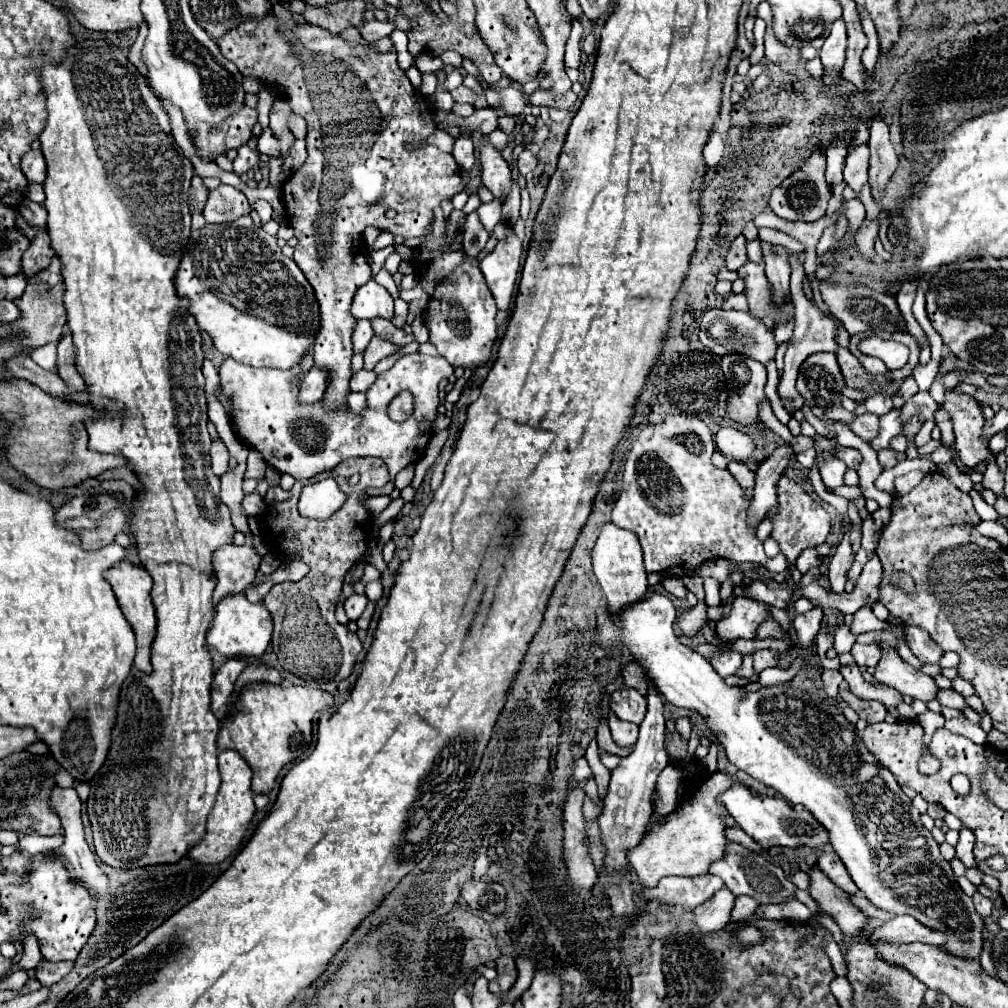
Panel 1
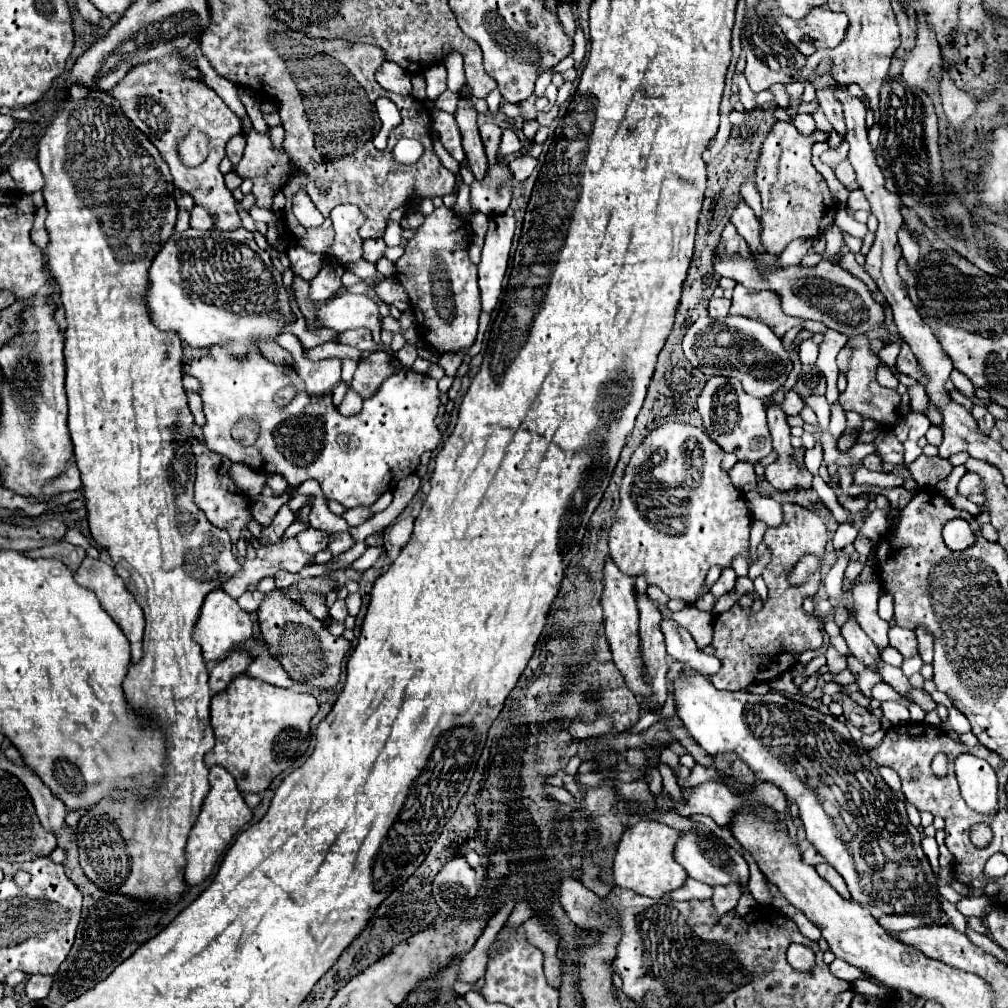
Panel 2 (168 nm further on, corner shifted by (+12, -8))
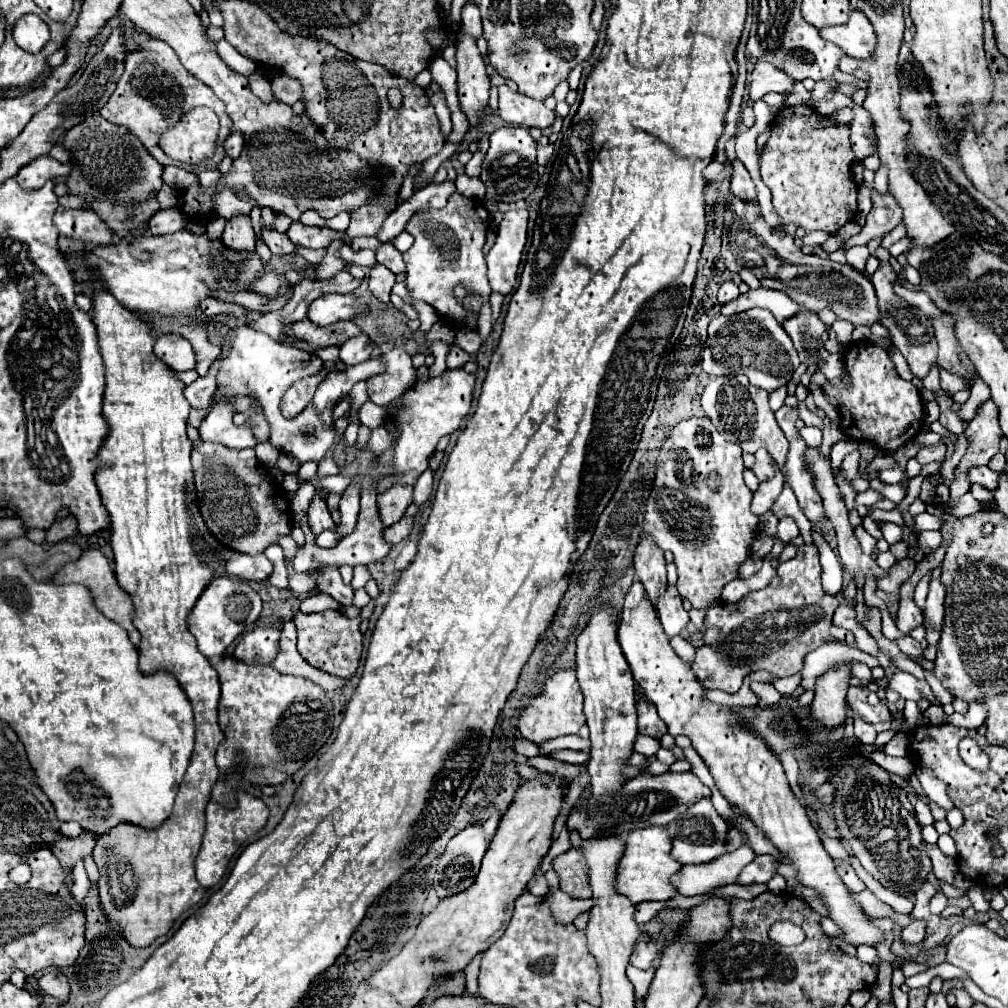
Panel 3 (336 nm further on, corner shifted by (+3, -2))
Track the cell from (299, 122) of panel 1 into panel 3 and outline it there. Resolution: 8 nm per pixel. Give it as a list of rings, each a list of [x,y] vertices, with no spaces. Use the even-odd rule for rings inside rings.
[[[253,75],[253,77],[249,79],[249,83],[251,83],[253,93],[255,93],[261,101],[273,101],[273,99],[275,99],[275,97],[273,97],[273,91],[271,91],[271,85],[269,85],[269,81],[267,81],[265,77]]]

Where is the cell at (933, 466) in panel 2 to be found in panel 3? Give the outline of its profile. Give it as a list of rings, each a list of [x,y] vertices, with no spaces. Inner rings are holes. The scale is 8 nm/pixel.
[[[971,467],[967,471],[967,477],[969,477],[971,483],[979,483],[979,485],[987,487],[989,491],[993,491],[997,487],[997,477],[999,475],[995,471],[991,471],[989,467]]]

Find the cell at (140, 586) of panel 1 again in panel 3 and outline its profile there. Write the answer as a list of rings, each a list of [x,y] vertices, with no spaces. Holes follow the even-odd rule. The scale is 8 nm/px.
[[[87,549],[75,563],[65,565],[51,581],[53,581],[53,583],[81,583],[81,585],[89,587],[89,591],[91,591],[91,595],[93,595],[95,605],[99,607],[99,611],[101,611],[103,615],[107,615],[109,619],[113,619],[115,623],[119,623],[121,627],[125,627],[127,633],[129,633],[129,639],[131,639],[131,643],[133,643],[135,647],[141,643],[141,635],[139,635],[139,631],[137,631],[135,625],[133,625],[135,605],[133,605],[129,593],[125,593],[125,591],[119,587],[119,583],[117,583],[117,579],[115,579],[115,573],[111,571],[109,561],[107,561],[107,557],[105,557],[101,551],[97,551],[97,549]]]

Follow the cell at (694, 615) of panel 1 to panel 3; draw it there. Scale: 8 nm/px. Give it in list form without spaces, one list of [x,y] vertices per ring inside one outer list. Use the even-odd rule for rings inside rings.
[[[667,587],[665,595],[657,601],[657,613],[661,619],[661,625],[669,637],[683,635],[687,641],[695,643],[701,639],[701,633],[689,633],[689,615],[681,605],[681,597],[675,587]]]

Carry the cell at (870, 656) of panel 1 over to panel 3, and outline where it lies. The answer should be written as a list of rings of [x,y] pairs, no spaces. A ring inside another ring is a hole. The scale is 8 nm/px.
[[[895,669],[891,675],[885,677],[887,679],[887,689],[897,691],[901,697],[911,699],[911,701],[919,701],[921,697],[929,697],[931,703],[937,703],[937,699],[933,697],[929,685],[925,681],[917,681],[911,673],[899,671]]]

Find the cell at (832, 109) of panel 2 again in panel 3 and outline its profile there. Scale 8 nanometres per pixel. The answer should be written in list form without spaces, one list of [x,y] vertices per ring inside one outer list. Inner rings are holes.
[[[853,107],[853,121],[849,129],[851,129],[851,147],[855,151],[857,161],[863,161],[867,155],[873,153],[871,125],[873,125],[871,115],[863,107]]]

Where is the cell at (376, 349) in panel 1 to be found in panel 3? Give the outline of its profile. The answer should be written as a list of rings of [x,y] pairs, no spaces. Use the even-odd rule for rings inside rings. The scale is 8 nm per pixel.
[[[391,349],[383,353],[383,365],[385,371],[377,373],[367,379],[369,399],[375,405],[387,405],[393,399],[401,397],[405,389],[409,389],[417,377],[417,369],[411,363],[411,355],[407,355],[403,349]]]

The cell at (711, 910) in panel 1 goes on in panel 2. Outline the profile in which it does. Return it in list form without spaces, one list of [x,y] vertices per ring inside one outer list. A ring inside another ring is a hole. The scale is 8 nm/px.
[[[730,883],[730,885],[716,885],[714,887],[714,897],[712,897],[712,903],[714,903],[714,909],[722,915],[726,911],[732,911],[738,903],[738,899],[742,897],[744,893],[744,887],[740,883]]]

